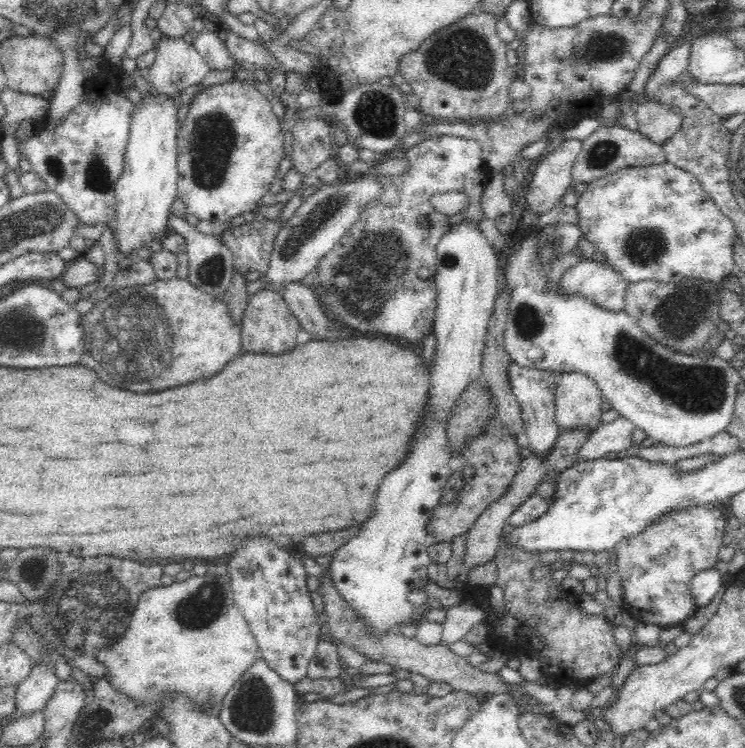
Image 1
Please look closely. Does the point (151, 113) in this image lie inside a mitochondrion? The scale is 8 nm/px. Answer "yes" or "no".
no

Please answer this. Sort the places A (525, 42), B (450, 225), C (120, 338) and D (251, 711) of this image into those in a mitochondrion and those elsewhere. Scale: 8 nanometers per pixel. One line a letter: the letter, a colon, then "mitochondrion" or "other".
A: other
B: other
C: mitochondrion
D: mitochondrion

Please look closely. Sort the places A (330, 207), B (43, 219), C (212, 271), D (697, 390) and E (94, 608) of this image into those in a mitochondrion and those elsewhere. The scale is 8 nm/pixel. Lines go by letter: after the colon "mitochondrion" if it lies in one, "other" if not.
A: mitochondrion
B: mitochondrion
C: mitochondrion
D: mitochondrion
E: mitochondrion

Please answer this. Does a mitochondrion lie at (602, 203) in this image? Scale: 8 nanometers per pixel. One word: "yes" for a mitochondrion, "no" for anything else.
no

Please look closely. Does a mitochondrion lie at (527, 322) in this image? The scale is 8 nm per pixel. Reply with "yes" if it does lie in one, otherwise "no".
yes

